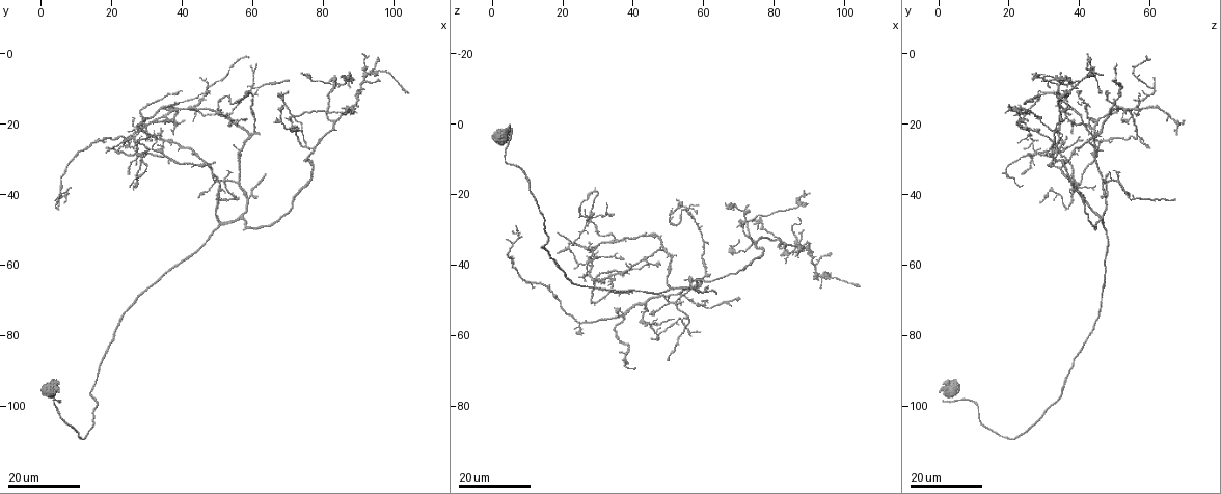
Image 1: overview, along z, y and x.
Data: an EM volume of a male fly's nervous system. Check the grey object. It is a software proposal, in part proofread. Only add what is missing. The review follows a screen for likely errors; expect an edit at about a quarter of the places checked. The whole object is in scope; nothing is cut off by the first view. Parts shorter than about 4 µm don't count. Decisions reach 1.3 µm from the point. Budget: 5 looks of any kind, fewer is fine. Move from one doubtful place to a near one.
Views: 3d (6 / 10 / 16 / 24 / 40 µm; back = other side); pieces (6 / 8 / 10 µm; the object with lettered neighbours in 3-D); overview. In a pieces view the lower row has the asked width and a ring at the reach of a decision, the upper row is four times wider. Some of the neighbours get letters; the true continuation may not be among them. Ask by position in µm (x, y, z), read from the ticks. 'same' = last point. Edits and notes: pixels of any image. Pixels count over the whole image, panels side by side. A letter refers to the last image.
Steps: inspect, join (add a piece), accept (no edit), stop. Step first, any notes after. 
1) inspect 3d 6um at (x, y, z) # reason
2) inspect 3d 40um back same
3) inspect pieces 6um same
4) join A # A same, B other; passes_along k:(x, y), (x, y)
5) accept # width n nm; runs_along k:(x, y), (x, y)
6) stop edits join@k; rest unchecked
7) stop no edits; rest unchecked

inspect 3d 16um at (18.5, 27.5, 31.5) # end of a long branch

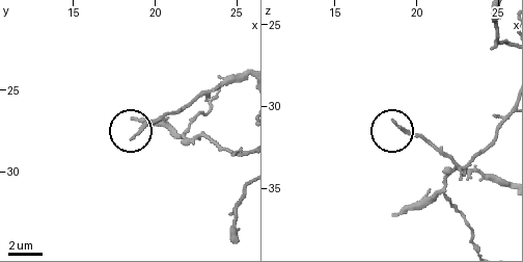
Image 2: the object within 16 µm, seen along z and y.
inspect pieces 6um at (18.7, 27.9, 30.9)

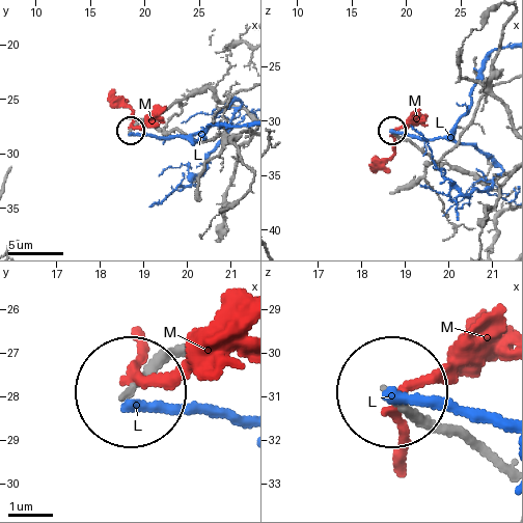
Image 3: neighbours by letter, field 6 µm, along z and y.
accept # L other, M other; runs_along 3:(469, 445), (395, 393); none of them fits

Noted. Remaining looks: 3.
inspect 3d 16um at (45.0, 41.0, 54.5) # free end

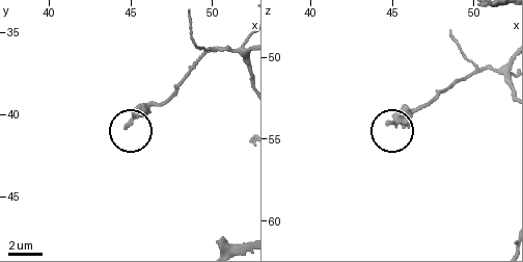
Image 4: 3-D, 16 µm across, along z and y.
inspect pieces 10um at (44.8, 40.8, 54.1) # what lies round it

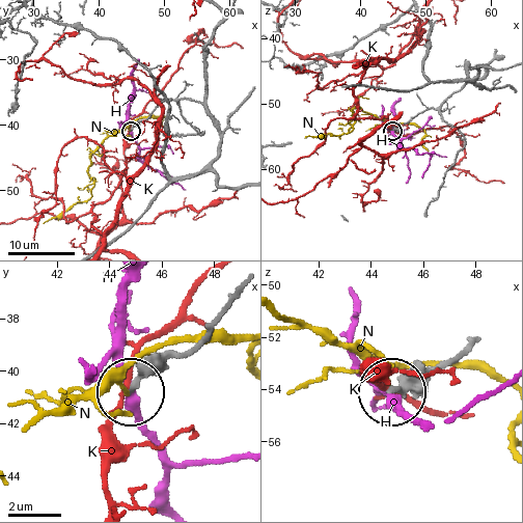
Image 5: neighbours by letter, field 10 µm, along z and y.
accept # H other, K other, N other; runs_along 5:(232, 302), (197, 342), (157, 362), (133, 387); no lettered piece goes on from it

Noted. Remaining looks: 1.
stop no edits; rest unchecked

